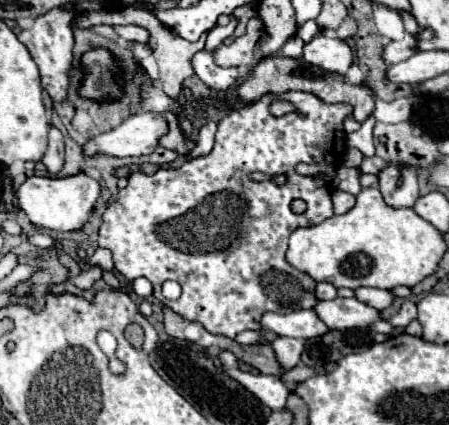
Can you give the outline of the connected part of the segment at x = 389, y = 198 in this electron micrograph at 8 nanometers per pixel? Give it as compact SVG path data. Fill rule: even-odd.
M388 164L380 174L380 192L384 196L384 202L390 208L412 208L418 194L418 180L416 170L404 166L404 164ZM402 176L404 184L398 188L396 180Z

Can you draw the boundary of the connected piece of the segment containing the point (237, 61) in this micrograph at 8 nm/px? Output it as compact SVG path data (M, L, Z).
M250 18L246 34L236 38L230 46L218 46L214 50L214 62L222 68L246 68L254 62L254 46L264 34L264 24L258 18Z

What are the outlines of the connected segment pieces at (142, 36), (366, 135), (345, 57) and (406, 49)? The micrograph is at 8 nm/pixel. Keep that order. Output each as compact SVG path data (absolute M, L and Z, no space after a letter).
M114 26L114 32L124 38L124 40L134 40L134 42L142 42L146 44L148 42L148 32L140 26Z
M370 116L362 126L360 126L360 130L356 130L356 132L352 132L352 134L348 134L346 136L346 142L348 142L348 146L354 146L354 148L358 148L364 156L374 156L374 144L372 144L372 126L374 126L374 118Z
M318 34L304 46L304 62L324 70L344 74L352 64L352 50L344 40Z
M404 34L402 40L394 40L390 42L380 58L386 62L386 64L396 64L396 62L402 62L402 60L408 60L416 50L416 38L412 38L410 34Z

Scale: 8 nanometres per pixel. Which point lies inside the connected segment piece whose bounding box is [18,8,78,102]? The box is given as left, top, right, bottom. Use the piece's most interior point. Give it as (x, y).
(50, 41)

